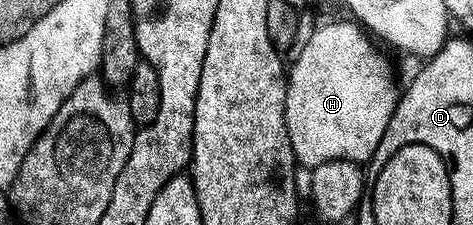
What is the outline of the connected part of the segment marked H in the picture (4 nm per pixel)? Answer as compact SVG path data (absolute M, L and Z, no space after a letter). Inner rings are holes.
M347 19L332 20L314 29L308 41L299 45L300 53L287 69L286 126L296 163L303 167L305 164L308 170L331 160L371 161L396 109L398 87L387 58L375 48L373 37L355 19Z

